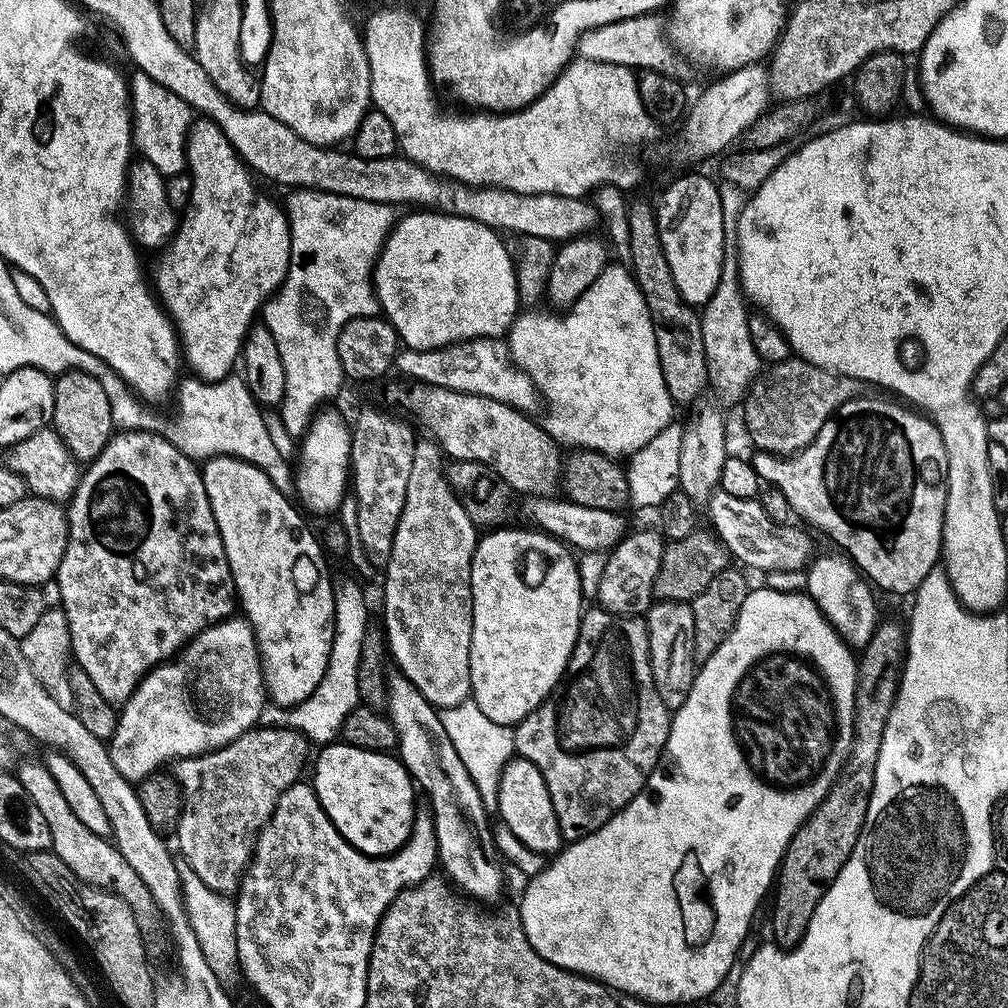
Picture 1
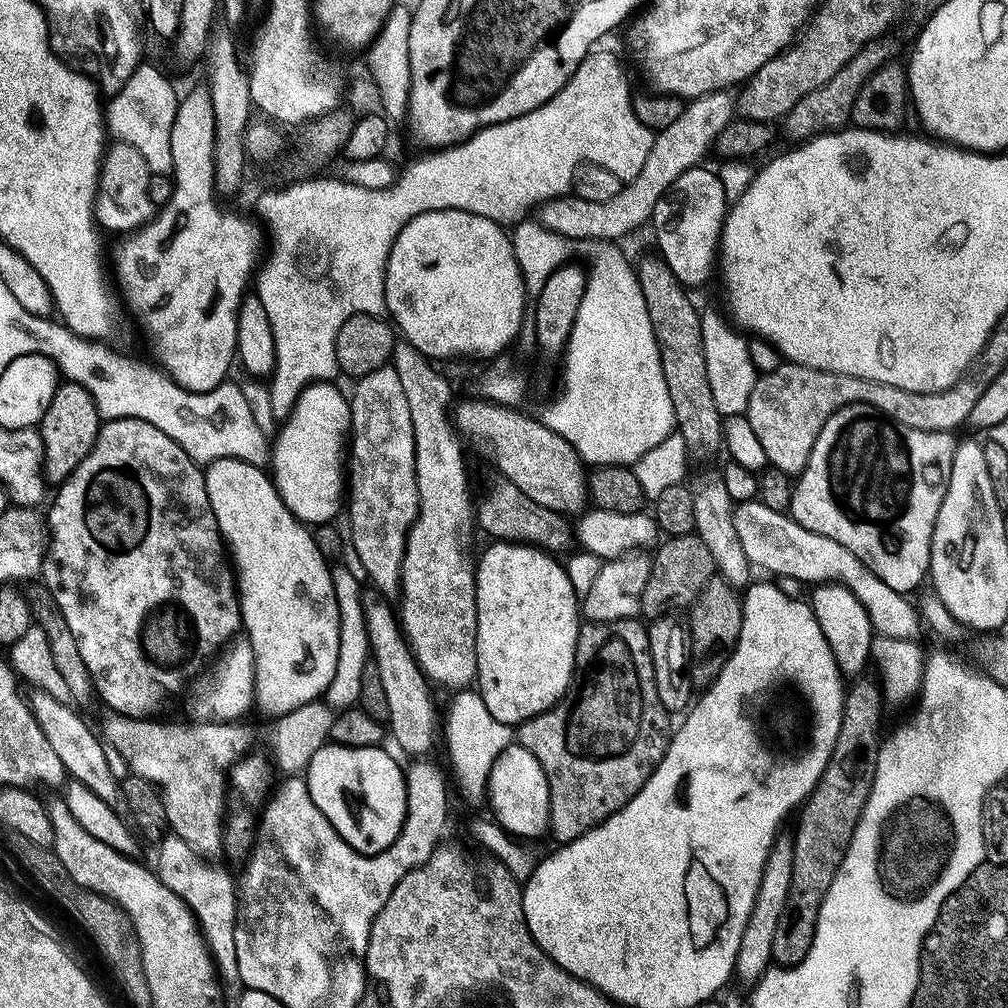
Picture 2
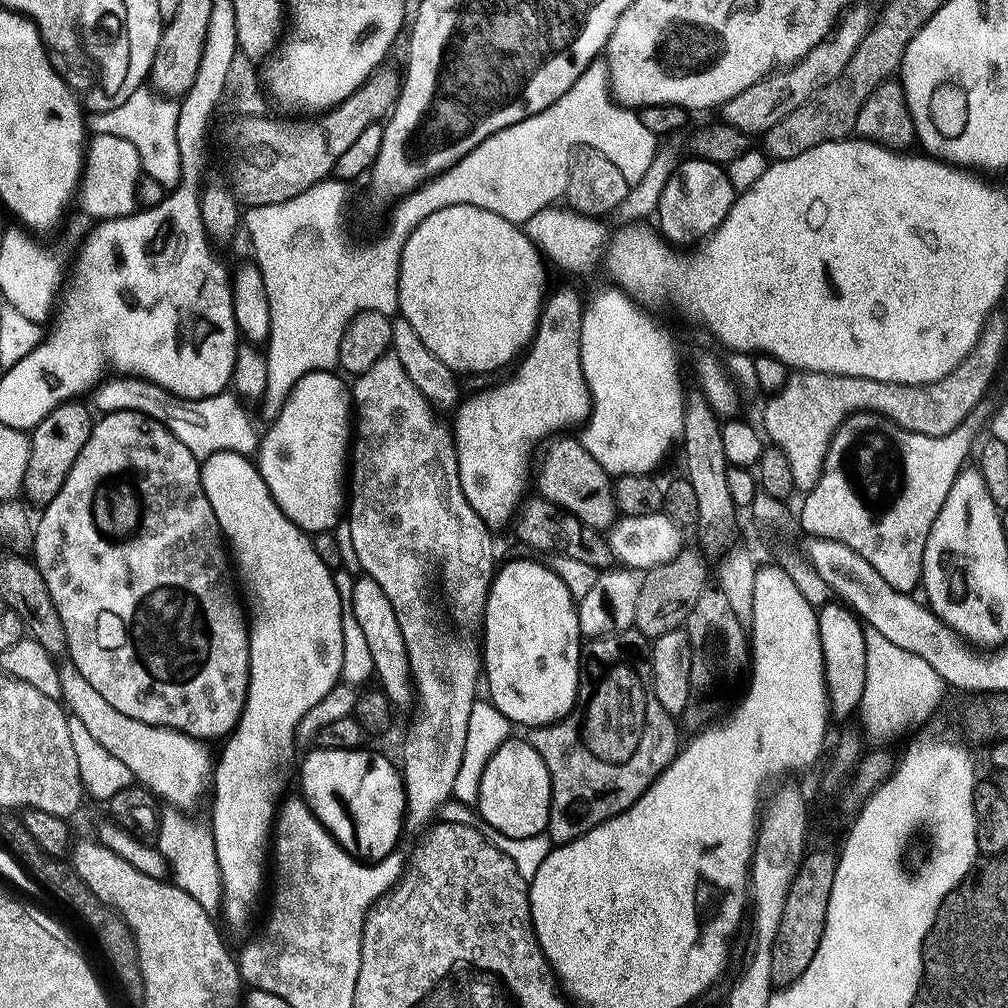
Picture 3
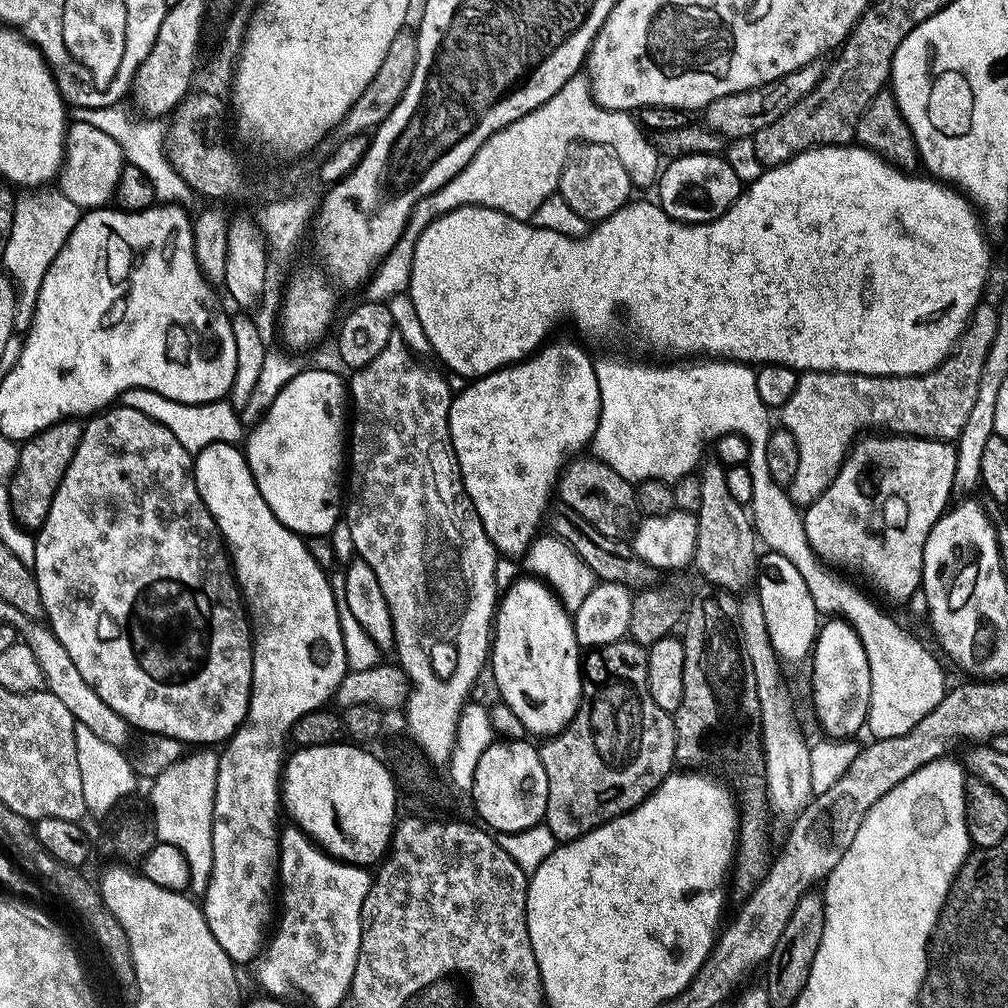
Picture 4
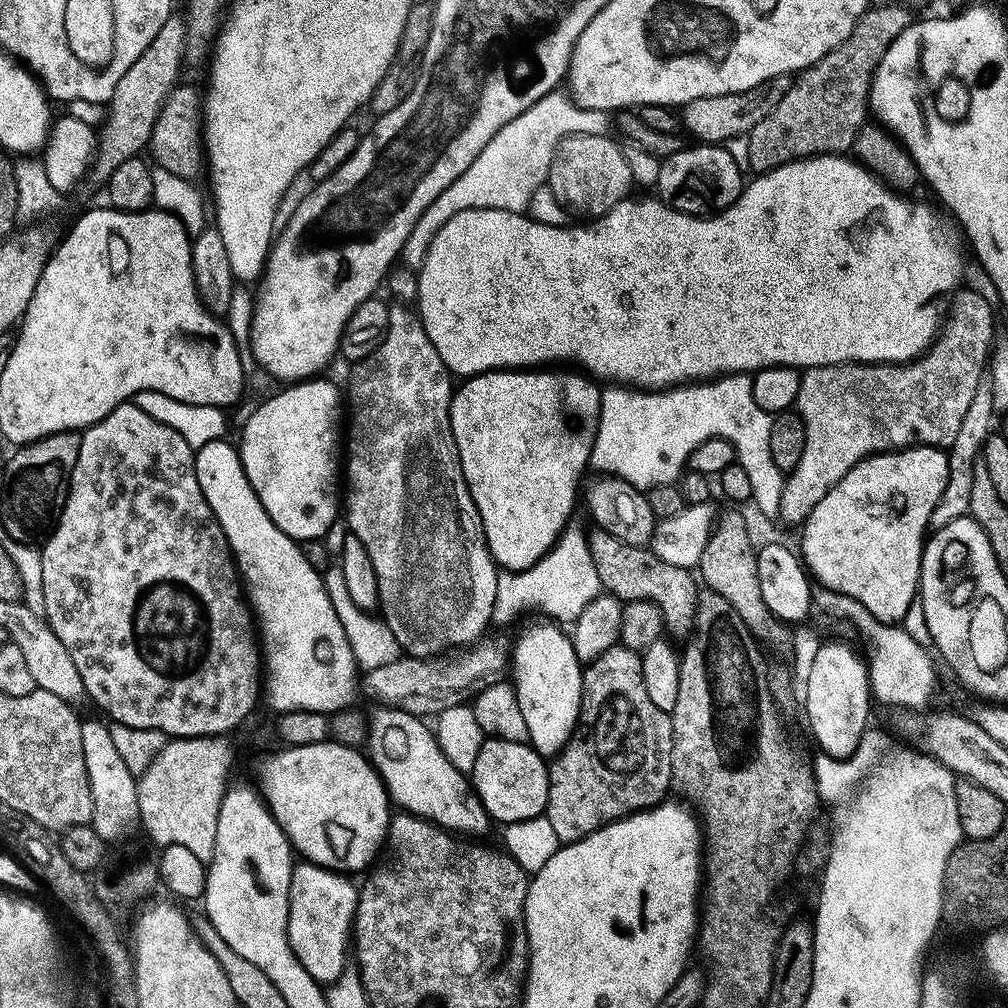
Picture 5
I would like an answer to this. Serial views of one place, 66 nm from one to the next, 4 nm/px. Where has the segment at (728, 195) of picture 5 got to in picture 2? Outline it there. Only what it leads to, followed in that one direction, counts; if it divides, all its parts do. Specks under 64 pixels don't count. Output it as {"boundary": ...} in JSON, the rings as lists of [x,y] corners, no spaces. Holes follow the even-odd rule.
{"boundary":[[[697,166],[686,170],[686,174],[677,178],[664,195],[664,199],[658,202],[658,206],[654,206],[650,221],[650,228],[656,231],[659,255],[663,256],[670,270],[674,270],[680,283],[689,289],[706,283],[714,276],[720,235],[730,207],[730,201],[717,173],[712,168],[710,170],[704,167]]]}

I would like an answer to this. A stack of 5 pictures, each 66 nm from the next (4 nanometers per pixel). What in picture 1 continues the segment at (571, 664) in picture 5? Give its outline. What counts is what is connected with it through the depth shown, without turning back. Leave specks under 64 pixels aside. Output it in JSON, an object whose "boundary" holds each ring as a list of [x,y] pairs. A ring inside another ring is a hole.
{"boundary":[[[532,526],[504,527],[485,531],[473,552],[471,695],[488,718],[515,726],[561,687],[578,638],[582,593],[580,566],[565,541]]]}

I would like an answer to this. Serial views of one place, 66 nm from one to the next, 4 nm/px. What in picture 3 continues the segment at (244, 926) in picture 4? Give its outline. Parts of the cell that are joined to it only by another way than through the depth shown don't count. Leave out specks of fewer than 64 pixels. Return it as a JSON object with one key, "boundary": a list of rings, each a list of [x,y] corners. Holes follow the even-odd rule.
{"boundary":[[[237,452],[208,456],[202,462],[200,477],[206,498],[210,498],[210,506],[214,506],[220,531],[234,557],[239,579],[241,576],[248,587],[247,603],[250,605],[248,697],[244,699],[244,711],[239,722],[223,741],[224,749],[218,752],[210,781],[211,795],[216,795],[212,800],[210,831],[221,872],[222,915],[230,927],[244,928],[260,900],[260,891],[266,888],[270,833],[278,805],[285,795],[284,787],[288,784],[284,767],[288,764],[288,751],[296,740],[296,727],[304,712],[310,710],[310,706],[318,706],[318,702],[322,702],[322,698],[326,698],[341,679],[342,602],[338,598],[333,569],[328,569],[327,562],[312,545],[313,537],[286,518],[278,502],[274,502],[259,468],[249,457],[240,456]]]}

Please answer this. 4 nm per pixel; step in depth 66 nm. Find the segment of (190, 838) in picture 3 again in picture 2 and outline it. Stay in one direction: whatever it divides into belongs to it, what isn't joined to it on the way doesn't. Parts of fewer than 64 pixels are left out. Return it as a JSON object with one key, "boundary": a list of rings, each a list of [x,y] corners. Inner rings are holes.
{"boundary":[[[168,834],[160,842],[158,850],[160,881],[186,901],[188,908],[195,914],[197,924],[208,944],[208,951],[216,963],[223,993],[232,997],[232,1000],[238,1000],[243,995],[245,987],[239,974],[237,946],[234,941],[236,925],[239,923],[236,886],[233,886],[231,878],[226,873],[208,866],[209,863],[180,836]]]}

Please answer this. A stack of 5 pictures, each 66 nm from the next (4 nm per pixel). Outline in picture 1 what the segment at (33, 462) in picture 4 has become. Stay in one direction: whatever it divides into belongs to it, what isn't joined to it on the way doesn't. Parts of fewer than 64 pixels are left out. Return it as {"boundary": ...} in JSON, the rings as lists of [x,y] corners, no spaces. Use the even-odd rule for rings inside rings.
{"boundary":[[[65,370],[55,377],[52,385],[54,410],[51,427],[62,438],[62,442],[72,451],[77,461],[90,462],[107,446],[114,435],[114,425],[110,414],[110,398],[102,390],[102,382],[86,372]]]}

